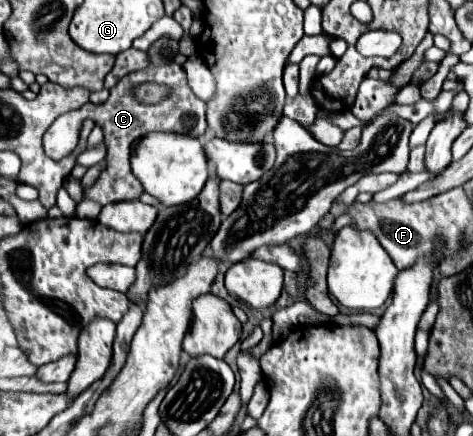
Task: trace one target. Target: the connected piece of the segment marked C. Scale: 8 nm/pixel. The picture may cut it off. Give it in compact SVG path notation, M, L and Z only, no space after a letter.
M119 81L111 89L111 95L105 103L101 103L101 105L85 103L81 109L57 117L57 121L43 135L45 153L49 157L55 157L55 159L61 159L67 153L71 153L71 123L81 123L83 119L93 119L103 129L103 135L105 135L107 167L101 171L101 175L93 183L93 187L85 191L85 195L89 199L99 201L101 205L117 203L117 201L131 201L143 193L141 183L129 167L133 141L137 141L139 137L143 137L151 131L165 131L165 133L169 131L169 133L179 133L179 135L189 135L189 137L201 137L207 129L207 125L205 125L205 103L201 99L197 99L187 85L179 85L171 93L171 97L167 97L165 101L161 101L157 105L143 105L143 103L131 99L131 95L123 93L123 81Z

